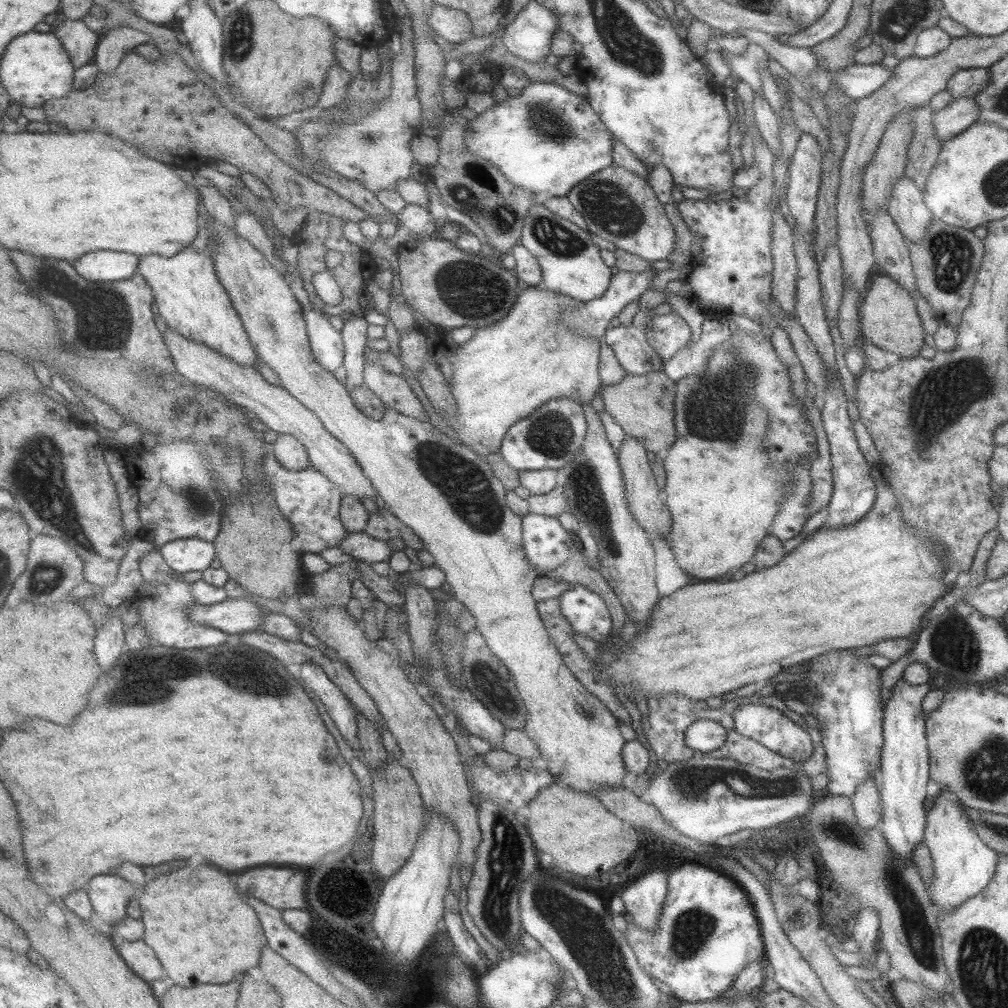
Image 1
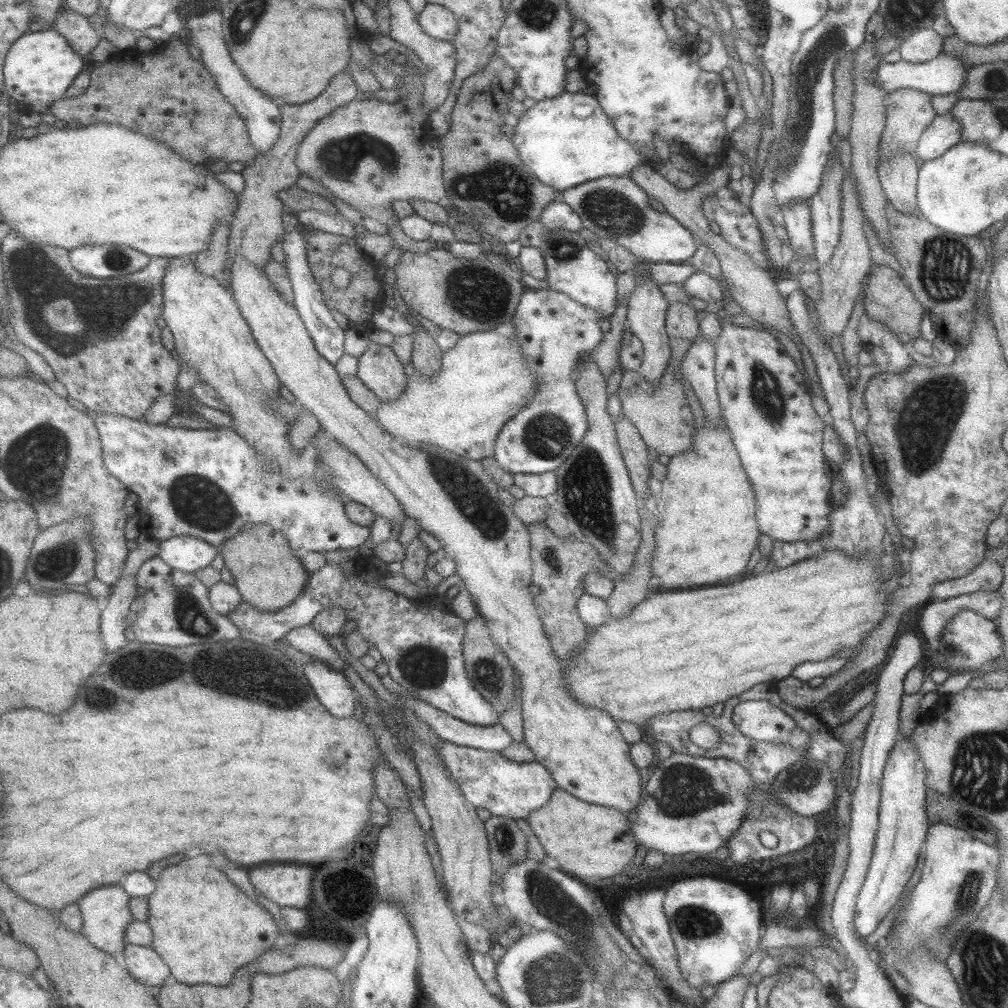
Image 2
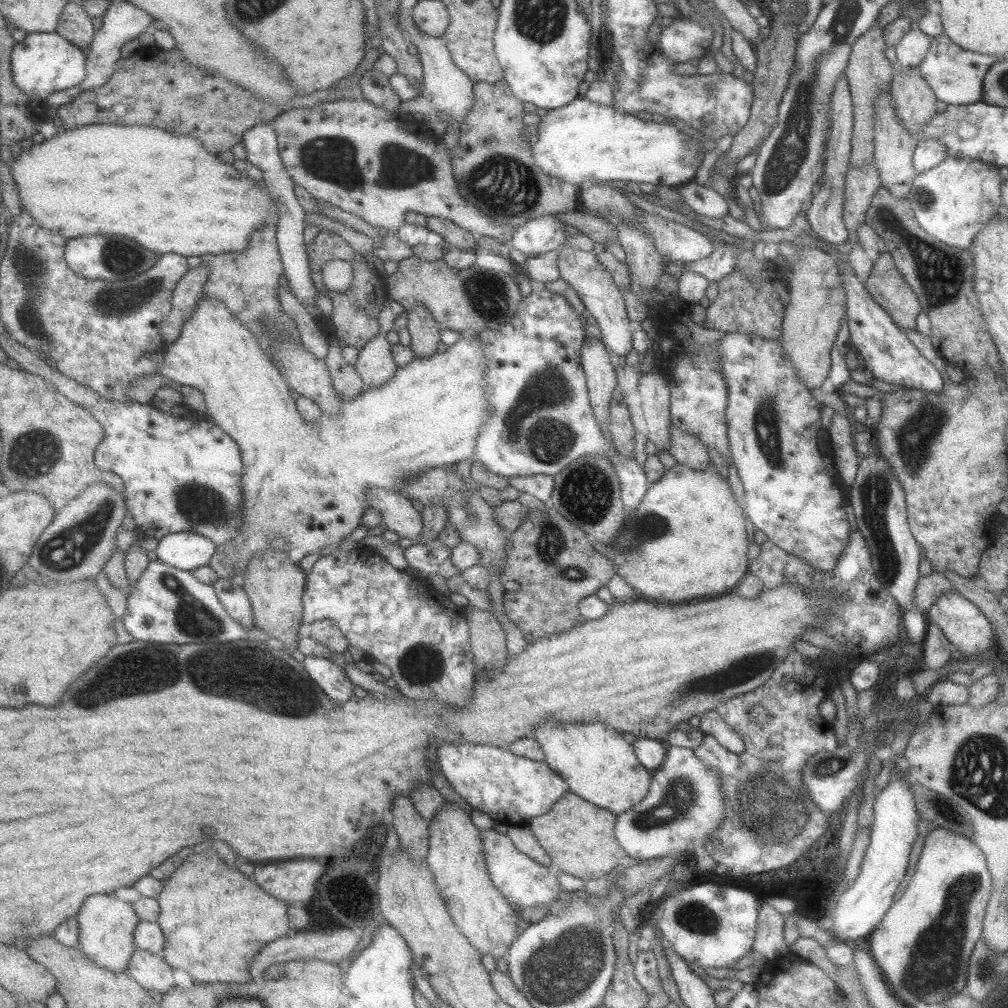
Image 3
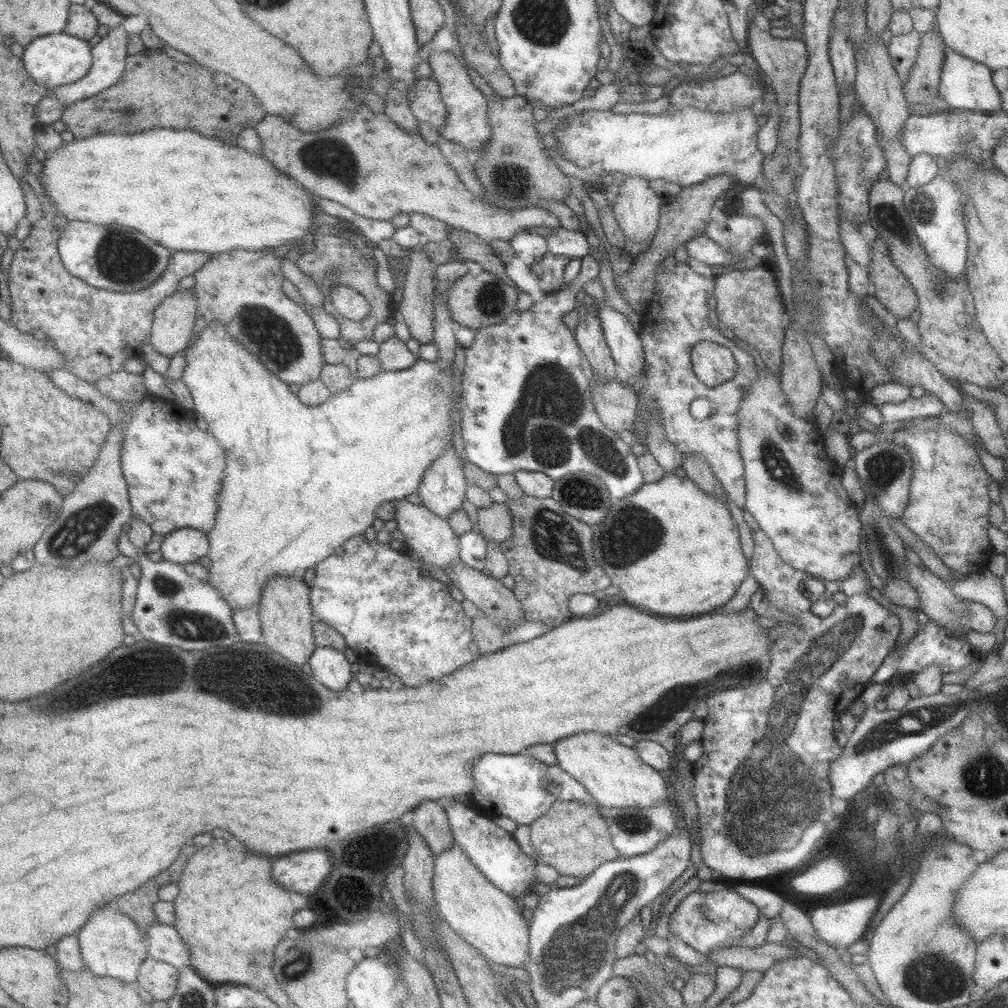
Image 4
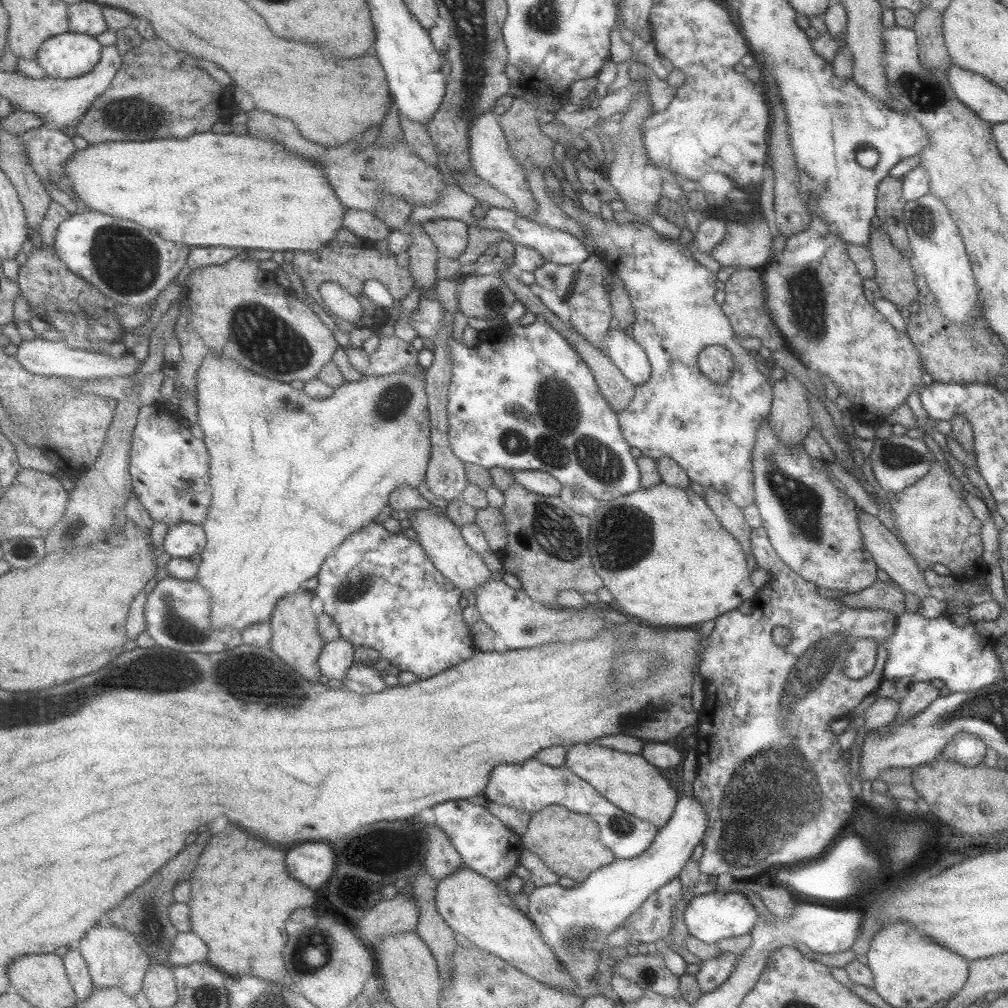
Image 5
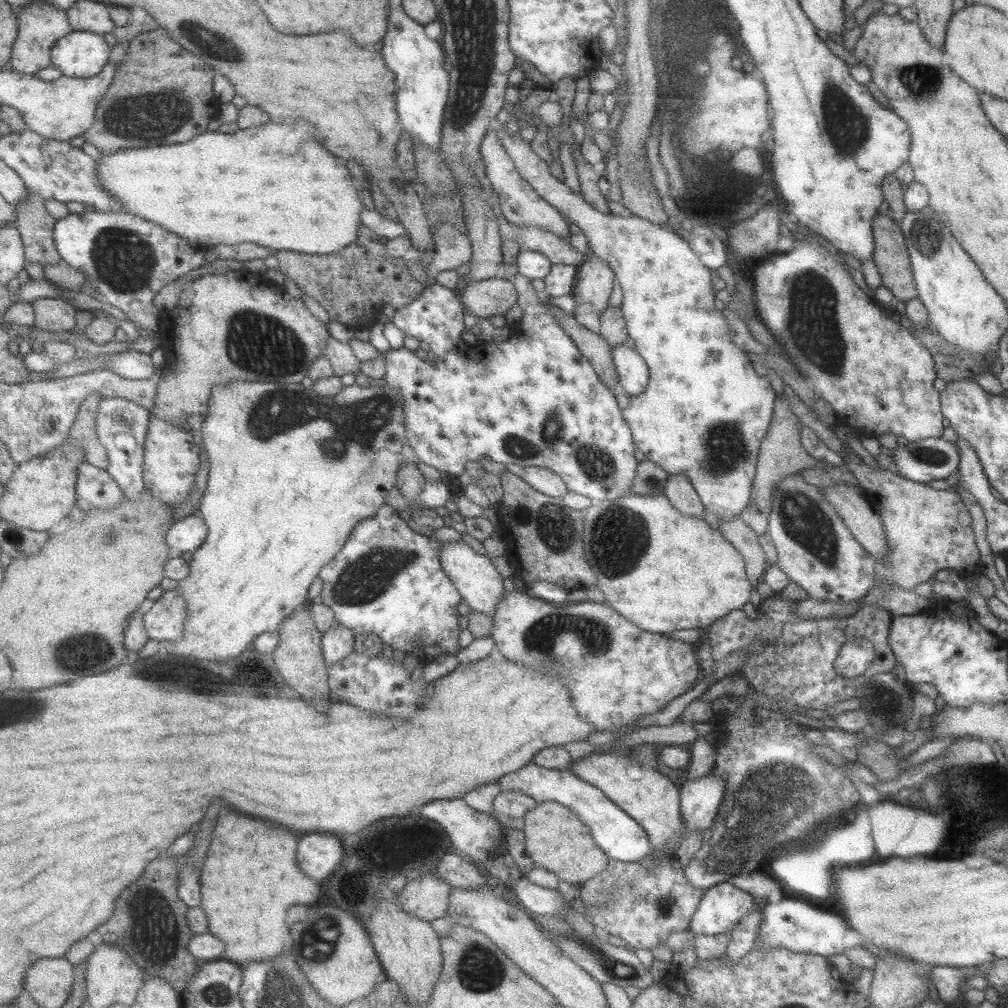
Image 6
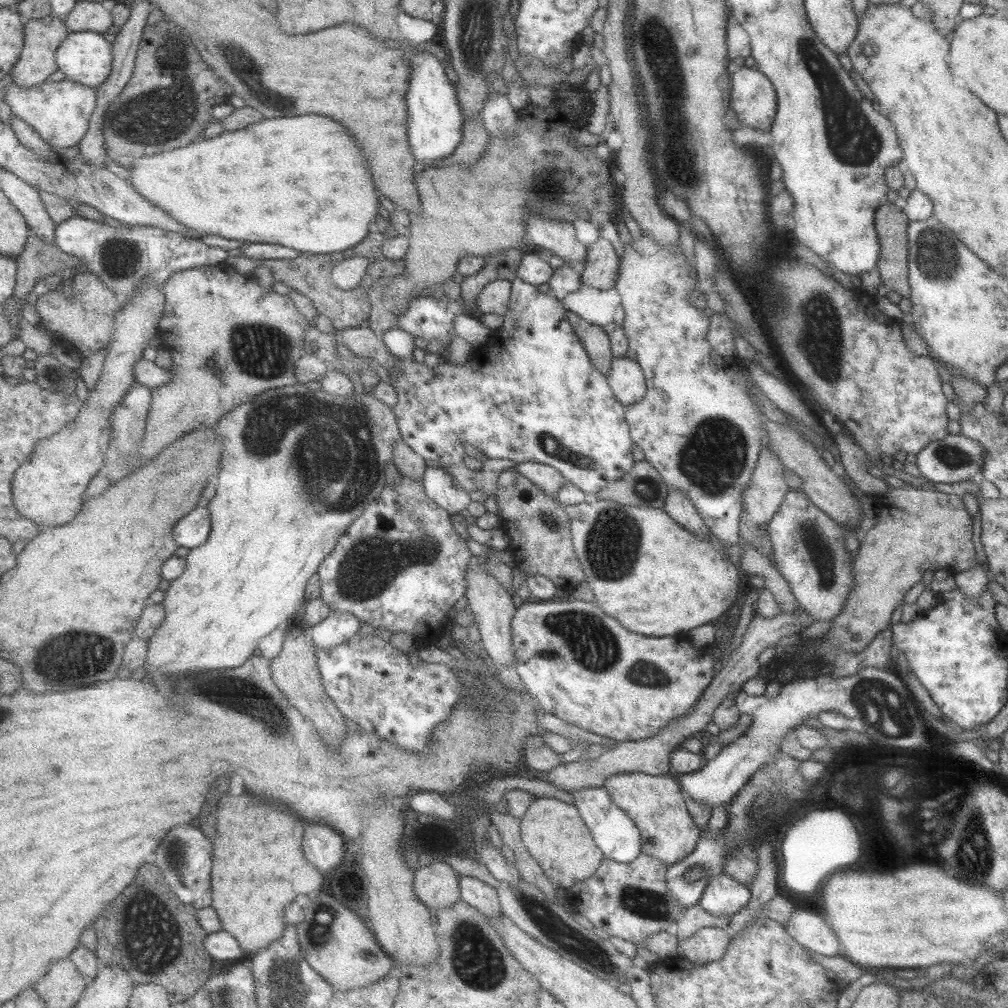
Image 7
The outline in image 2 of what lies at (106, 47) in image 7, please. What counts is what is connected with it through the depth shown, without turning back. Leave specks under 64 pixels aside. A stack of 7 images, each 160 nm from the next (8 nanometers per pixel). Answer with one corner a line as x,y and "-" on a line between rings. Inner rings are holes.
59,31
27,32
14,42
7,55
4,66
6,82
4,90
19,102
22,108
43,113
58,100
67,96
67,91
74,85
75,79
85,70
83,56
71,46
71,43
59,34

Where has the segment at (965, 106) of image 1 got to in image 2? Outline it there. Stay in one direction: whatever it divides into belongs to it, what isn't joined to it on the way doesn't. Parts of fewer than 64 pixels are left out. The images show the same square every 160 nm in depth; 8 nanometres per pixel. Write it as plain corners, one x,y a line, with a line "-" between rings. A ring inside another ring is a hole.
949,113
935,115
929,126
921,133
916,144
916,154
925,161
937,158
960,141
960,124

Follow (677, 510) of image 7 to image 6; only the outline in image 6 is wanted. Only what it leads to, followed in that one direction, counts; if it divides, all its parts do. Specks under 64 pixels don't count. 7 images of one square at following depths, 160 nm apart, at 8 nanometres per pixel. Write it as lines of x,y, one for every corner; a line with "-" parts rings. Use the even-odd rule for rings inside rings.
667,475
662,493
675,510
681,510
684,515
703,518
704,506
687,477

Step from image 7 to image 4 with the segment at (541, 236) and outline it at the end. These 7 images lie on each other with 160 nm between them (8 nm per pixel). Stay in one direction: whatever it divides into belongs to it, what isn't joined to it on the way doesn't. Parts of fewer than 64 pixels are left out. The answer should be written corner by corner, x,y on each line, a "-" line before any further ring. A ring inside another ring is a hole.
433,51
429,54
429,64
432,68
432,76
438,83
442,102
447,106
447,113
449,113
440,128
440,139
462,144
464,149
473,152
472,157
482,153
486,148
486,142
490,140
490,125
486,122
487,98
471,83
467,69
455,54

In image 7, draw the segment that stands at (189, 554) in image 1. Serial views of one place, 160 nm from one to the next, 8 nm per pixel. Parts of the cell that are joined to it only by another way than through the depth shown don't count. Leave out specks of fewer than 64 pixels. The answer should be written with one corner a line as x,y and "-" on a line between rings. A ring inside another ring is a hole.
208,507
193,509
187,516
178,521
174,528
174,539
179,546
197,549
203,546
212,533
212,516

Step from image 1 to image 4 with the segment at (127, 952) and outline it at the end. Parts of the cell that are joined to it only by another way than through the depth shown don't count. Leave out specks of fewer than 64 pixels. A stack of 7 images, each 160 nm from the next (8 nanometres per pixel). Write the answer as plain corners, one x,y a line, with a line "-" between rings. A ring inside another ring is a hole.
148,956
142,964
137,985
151,993
154,1000
168,1001
177,994
177,982
179,969
176,966

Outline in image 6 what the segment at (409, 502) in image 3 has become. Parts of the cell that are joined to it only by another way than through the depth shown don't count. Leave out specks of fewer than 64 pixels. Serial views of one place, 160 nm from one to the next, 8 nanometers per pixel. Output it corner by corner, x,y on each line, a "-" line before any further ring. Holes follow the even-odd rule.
462,539
445,542
442,546
441,559
446,573
450,575
455,587
460,590
463,602
466,602
471,610
493,618
494,612
497,611
497,604
505,594
503,580
495,571
494,562
489,560
485,554
481,555
475,552

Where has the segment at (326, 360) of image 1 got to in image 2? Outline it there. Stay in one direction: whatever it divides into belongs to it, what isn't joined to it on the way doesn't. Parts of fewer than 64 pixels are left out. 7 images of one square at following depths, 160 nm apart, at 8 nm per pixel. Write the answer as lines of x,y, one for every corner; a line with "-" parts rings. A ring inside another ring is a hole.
294,226
292,230
286,230
281,237
283,252
287,255
286,264
291,275
294,286
294,306
297,308
301,319
305,322
307,330
310,331
318,351
327,361
337,364
345,356
346,331
332,314
330,304
326,302
322,286
313,276
313,271
308,259
308,242
305,242
301,228

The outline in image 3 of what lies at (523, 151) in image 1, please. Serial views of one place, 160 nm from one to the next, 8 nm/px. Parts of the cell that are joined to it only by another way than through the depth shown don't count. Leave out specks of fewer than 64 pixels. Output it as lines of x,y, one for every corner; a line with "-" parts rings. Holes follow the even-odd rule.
575,97
567,106
549,110
540,117
534,127
531,142
531,156
535,164
547,175
561,182
582,186
593,182
624,180
625,182
649,182
654,185
677,187
693,180
702,156
696,153
702,143
688,145
690,133
685,135
664,119
643,121
635,116
615,111
610,106
595,104
585,97

